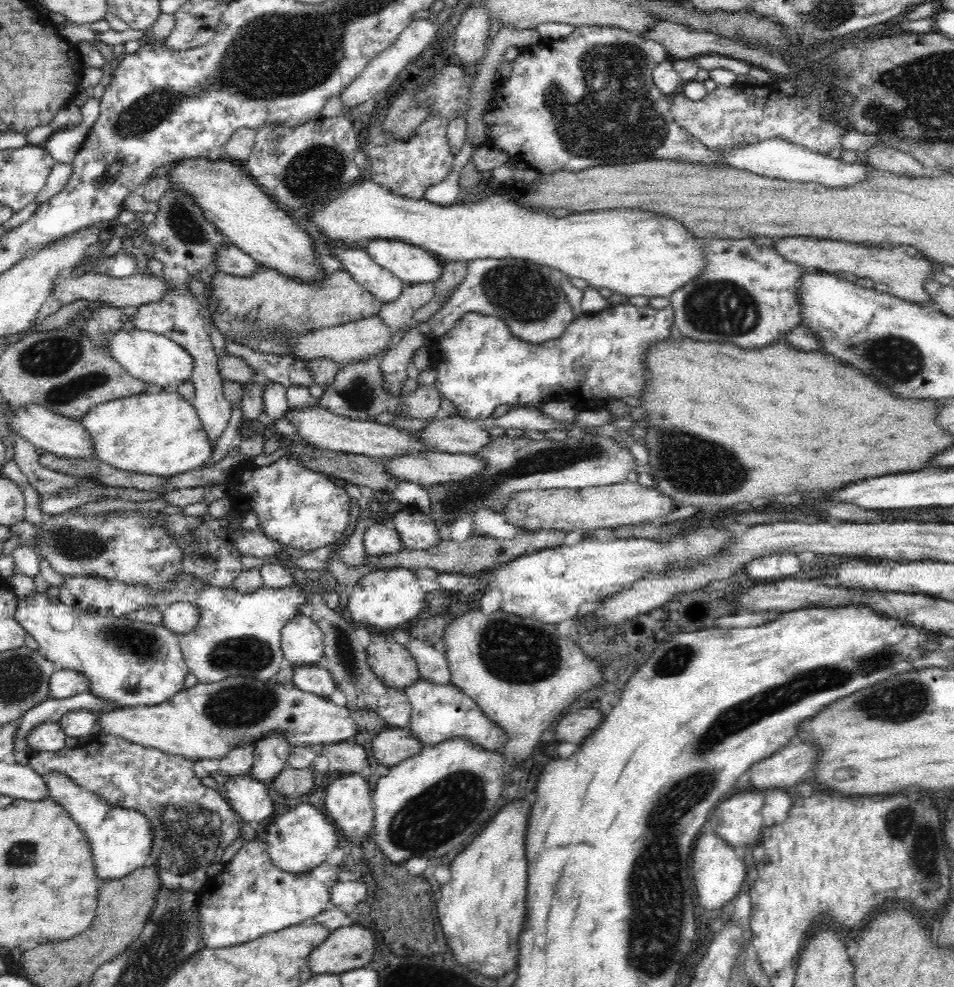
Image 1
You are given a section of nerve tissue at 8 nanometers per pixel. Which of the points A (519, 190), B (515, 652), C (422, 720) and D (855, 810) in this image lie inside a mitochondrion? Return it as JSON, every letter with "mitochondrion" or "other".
{"A":"other","B":"mitochondrion","C":"other","D":"other"}

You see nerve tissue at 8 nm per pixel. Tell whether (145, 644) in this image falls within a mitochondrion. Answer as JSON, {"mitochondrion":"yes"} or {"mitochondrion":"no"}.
{"mitochondrion":"yes"}

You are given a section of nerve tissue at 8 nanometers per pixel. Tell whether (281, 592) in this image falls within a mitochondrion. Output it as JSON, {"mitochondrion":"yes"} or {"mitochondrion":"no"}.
{"mitochondrion":"no"}

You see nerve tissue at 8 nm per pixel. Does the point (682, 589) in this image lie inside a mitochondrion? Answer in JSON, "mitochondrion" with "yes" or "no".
{"mitochondrion":"no"}

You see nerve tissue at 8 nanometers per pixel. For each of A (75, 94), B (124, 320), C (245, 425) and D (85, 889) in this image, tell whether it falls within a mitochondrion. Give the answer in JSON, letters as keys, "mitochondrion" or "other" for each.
{"A":"other","B":"other","C":"other","D":"other"}

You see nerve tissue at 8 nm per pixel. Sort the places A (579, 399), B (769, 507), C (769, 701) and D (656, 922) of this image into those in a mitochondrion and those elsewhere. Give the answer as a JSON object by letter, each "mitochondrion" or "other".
{"A":"other","B":"other","C":"mitochondrion","D":"mitochondrion"}

